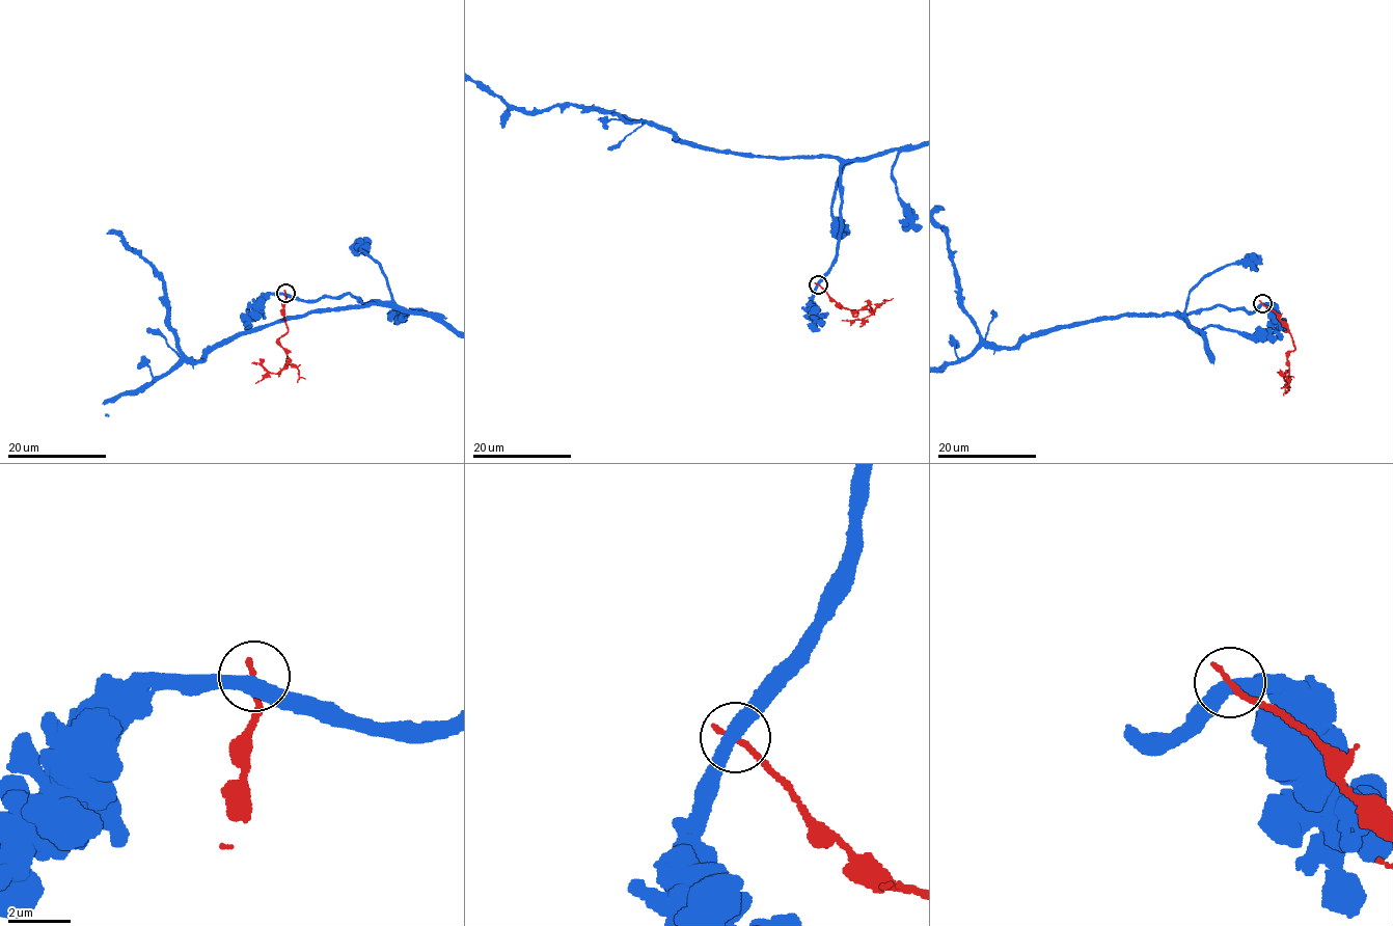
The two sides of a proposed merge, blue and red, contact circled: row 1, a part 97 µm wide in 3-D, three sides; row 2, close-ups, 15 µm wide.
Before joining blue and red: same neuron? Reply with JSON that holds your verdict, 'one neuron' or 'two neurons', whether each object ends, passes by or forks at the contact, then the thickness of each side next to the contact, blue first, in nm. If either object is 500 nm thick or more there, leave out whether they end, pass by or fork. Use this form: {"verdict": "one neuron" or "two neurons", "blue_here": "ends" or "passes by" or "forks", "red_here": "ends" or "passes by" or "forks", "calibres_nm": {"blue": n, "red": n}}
{"verdict": "two neurons", "blue_here": "passes by", "red_here": "ends", "calibres_nm": {"blue": 420, "red": 220}}

